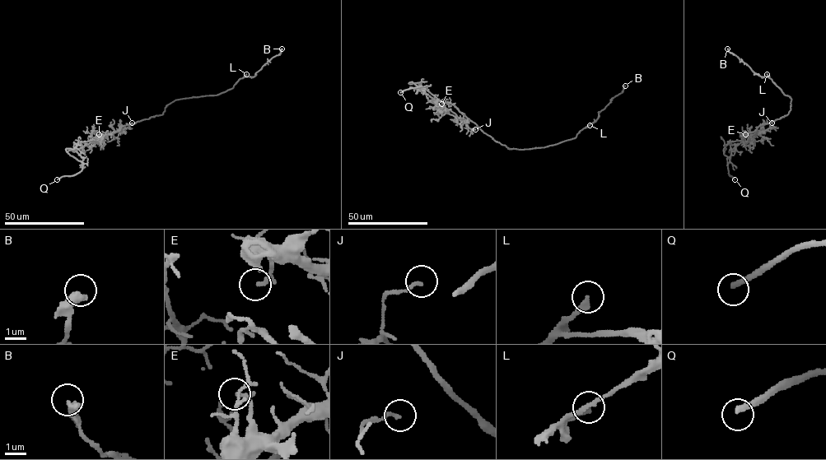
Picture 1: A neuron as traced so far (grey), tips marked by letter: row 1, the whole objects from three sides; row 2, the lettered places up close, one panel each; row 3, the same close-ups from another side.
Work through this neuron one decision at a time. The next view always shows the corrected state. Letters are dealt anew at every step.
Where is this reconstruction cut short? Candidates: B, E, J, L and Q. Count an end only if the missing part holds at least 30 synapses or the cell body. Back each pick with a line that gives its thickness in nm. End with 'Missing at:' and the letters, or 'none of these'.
L: 190 nm thick
Q: 260 nm thick
Missing at: L, Q

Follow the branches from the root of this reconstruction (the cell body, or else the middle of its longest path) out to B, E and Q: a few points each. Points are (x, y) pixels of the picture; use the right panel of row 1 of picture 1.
B: (789, 112), (789, 96), (768, 76), (755, 74), (727, 48)
E: (789, 112), (779, 118), (760, 125), (744, 137), (745, 134)
Q: (789, 112), (748, 132), (736, 146), (728, 164), (728, 173), (734, 179)

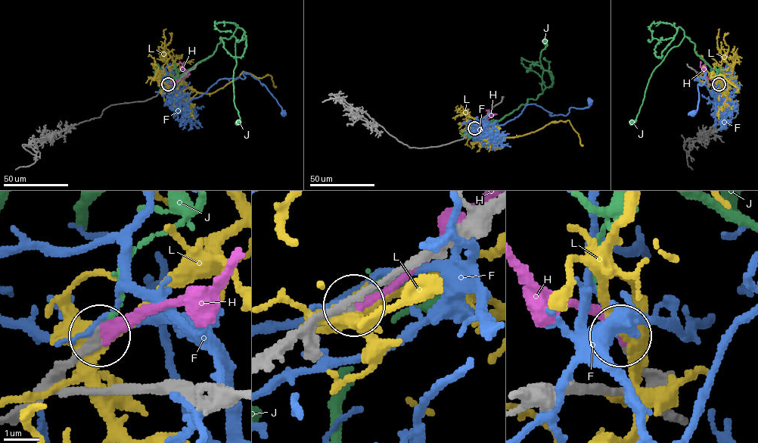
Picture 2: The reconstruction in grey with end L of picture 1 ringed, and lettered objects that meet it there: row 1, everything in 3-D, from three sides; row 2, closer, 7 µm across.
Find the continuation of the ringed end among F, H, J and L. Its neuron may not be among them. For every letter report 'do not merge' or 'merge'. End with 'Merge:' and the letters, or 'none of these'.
F: do not merge
H: merge
J: do not merge
L: do not merge
Merge: H

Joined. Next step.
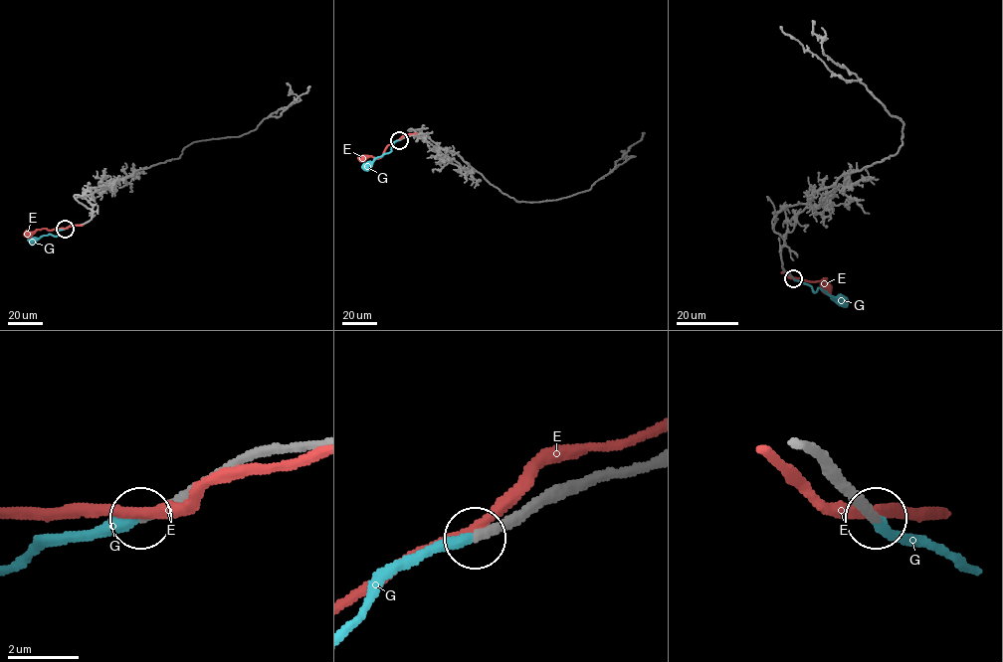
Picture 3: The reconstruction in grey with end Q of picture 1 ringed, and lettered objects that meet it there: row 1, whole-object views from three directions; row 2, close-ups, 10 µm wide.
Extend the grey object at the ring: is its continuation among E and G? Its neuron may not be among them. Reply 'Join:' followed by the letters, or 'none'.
Join: G

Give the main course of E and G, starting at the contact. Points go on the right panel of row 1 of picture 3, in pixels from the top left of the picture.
E: (792, 278), (813, 281), (826, 278), (823, 285), (828, 290)
G: (793, 278), (809, 284), (813, 291), (823, 290), (840, 301)

